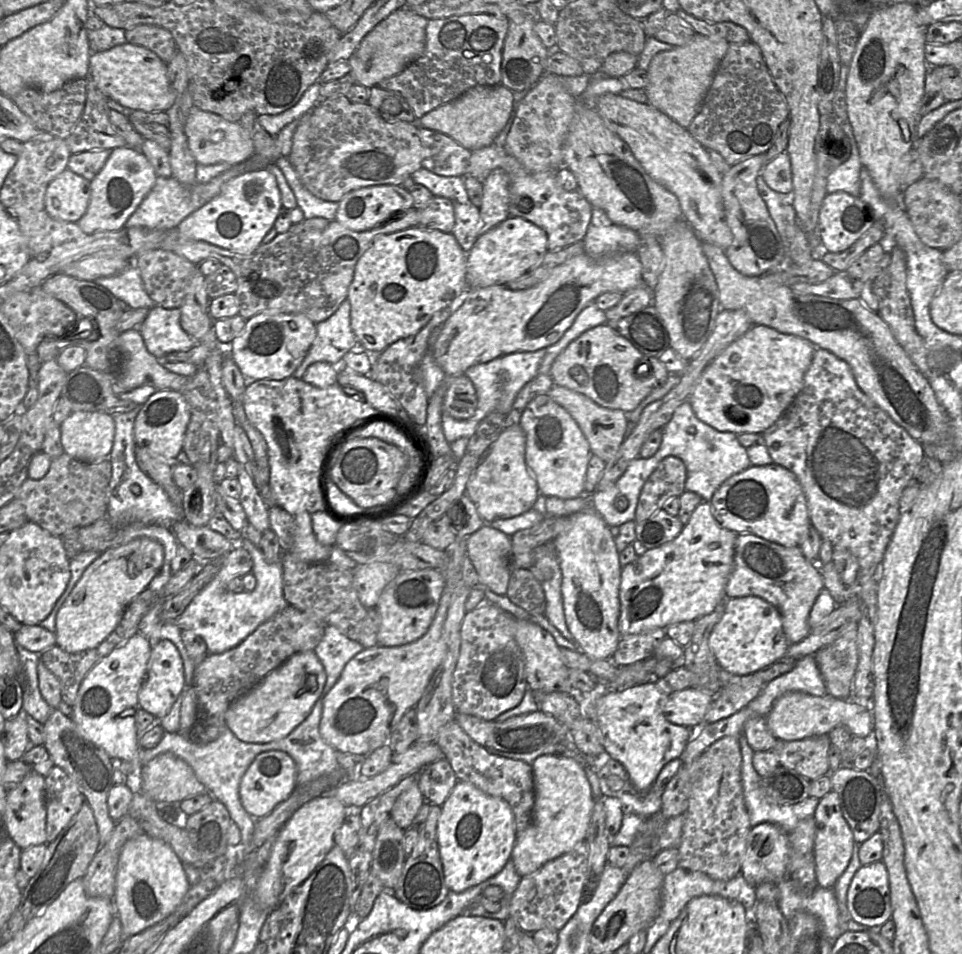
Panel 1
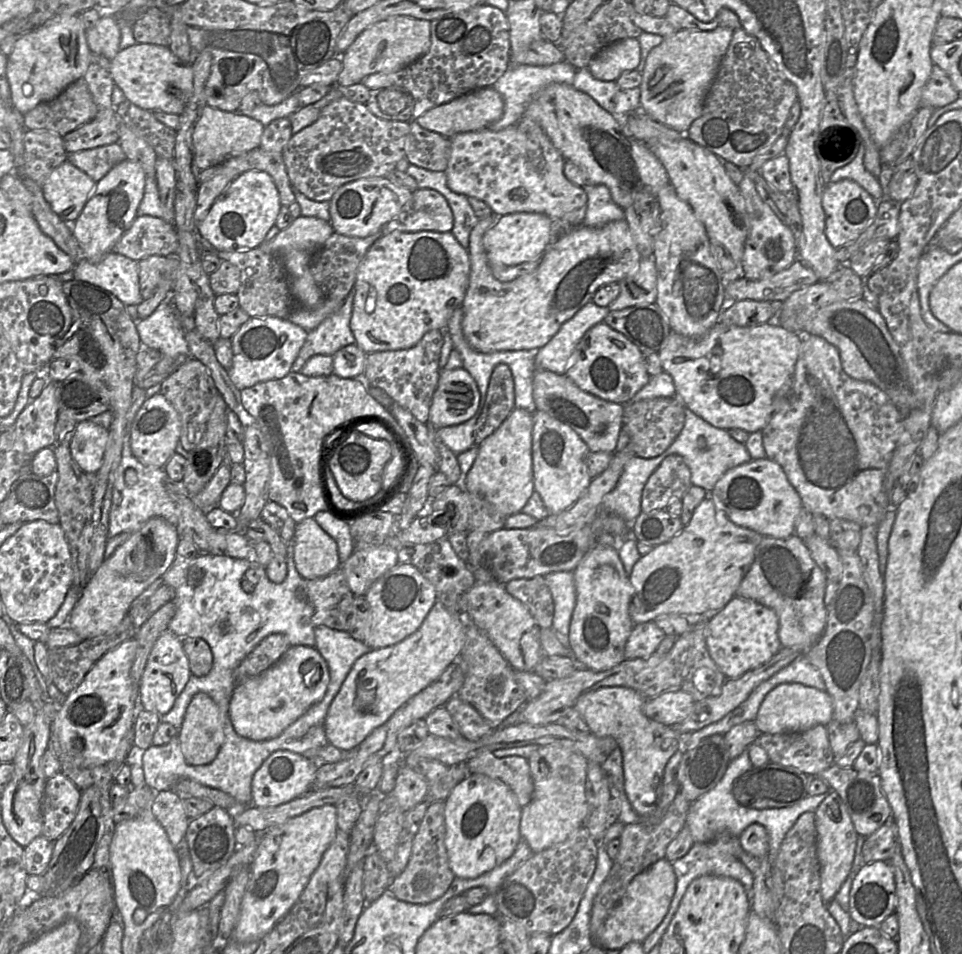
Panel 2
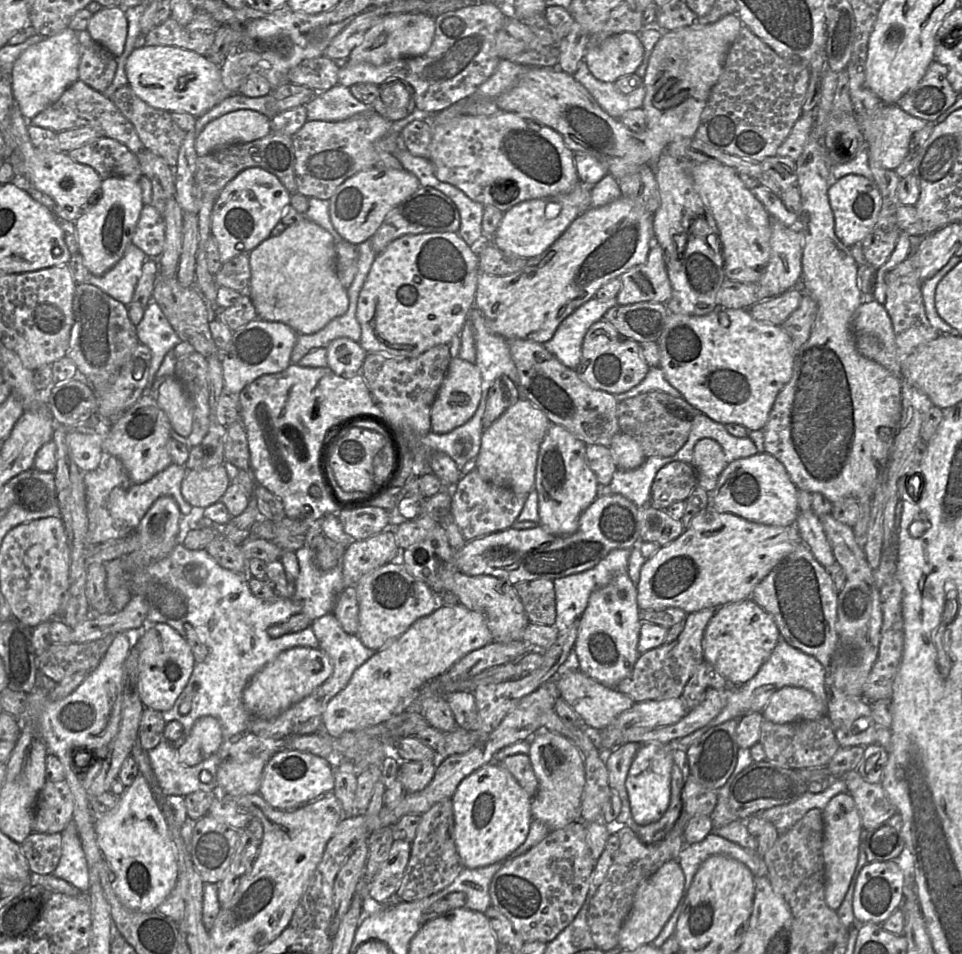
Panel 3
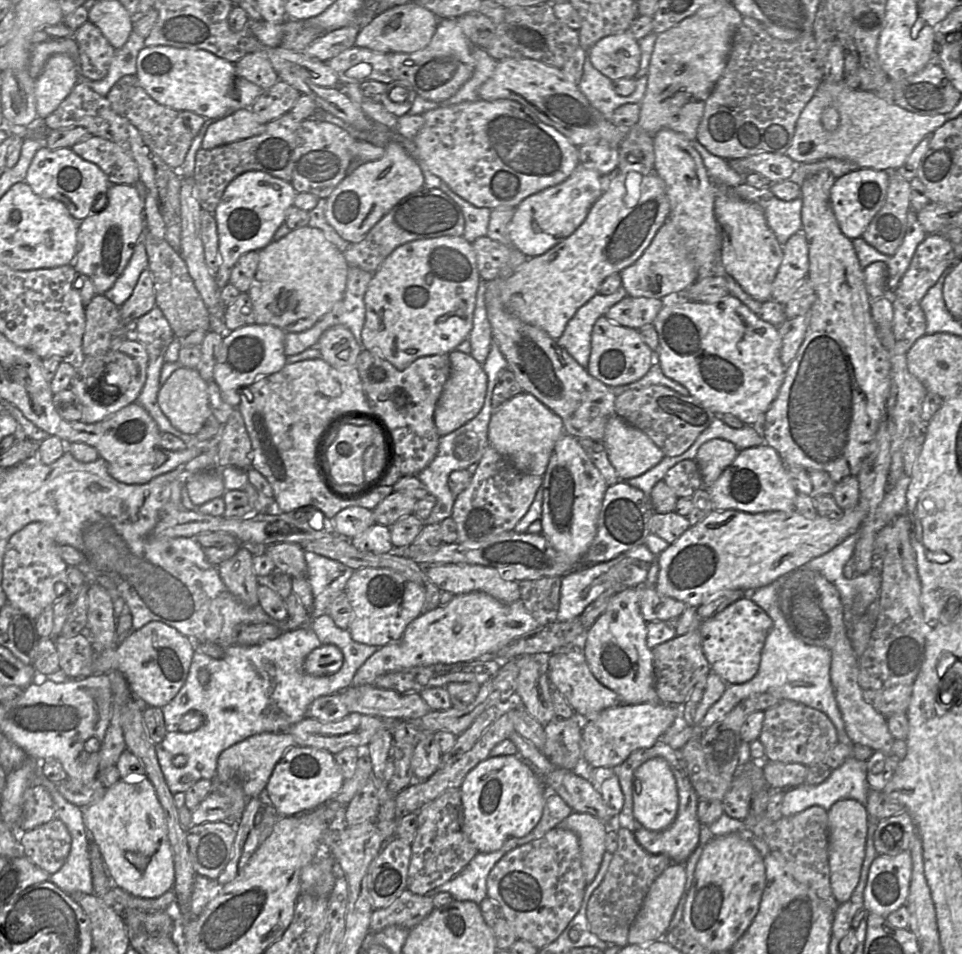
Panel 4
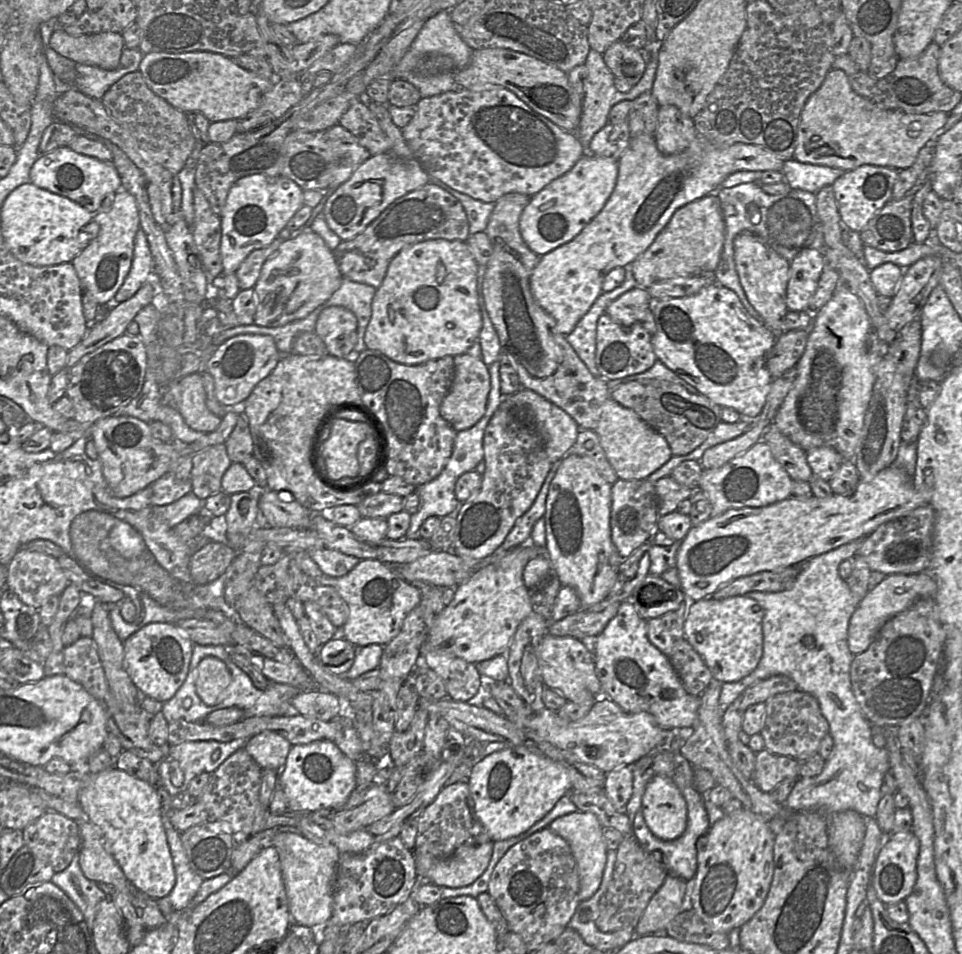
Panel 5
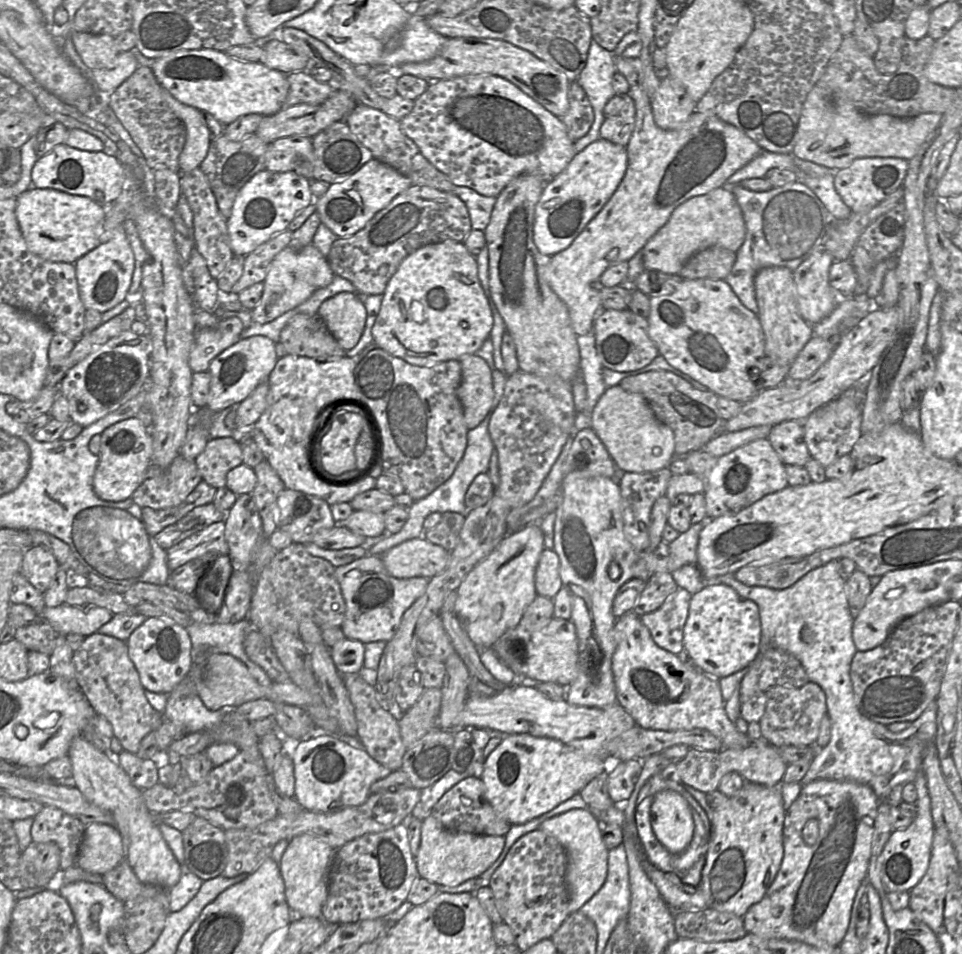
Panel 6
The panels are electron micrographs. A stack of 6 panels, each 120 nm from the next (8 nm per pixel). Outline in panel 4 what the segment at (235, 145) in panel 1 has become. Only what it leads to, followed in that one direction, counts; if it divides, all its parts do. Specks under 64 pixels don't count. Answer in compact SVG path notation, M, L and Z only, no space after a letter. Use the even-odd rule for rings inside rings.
M240 109L209 125L203 137L202 149L213 149L263 133L265 124L258 122L251 111Z

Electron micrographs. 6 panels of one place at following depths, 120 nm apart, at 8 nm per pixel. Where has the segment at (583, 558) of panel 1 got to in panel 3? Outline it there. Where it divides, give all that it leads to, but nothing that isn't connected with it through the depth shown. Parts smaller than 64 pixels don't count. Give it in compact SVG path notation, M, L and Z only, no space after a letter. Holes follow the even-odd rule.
M628 572L615 577L606 586L594 590L579 618L578 635L574 646L579 669L598 682L616 688L632 673L641 655L637 648L641 624L637 587Z

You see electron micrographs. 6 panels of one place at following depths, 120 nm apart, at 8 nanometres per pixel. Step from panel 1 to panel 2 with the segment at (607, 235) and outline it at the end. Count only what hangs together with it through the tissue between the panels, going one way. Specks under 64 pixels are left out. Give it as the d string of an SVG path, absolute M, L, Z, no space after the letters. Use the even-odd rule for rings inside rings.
M603 184L583 187L587 193L587 209L583 225L601 227L615 220L628 220L625 213L612 199L607 186Z

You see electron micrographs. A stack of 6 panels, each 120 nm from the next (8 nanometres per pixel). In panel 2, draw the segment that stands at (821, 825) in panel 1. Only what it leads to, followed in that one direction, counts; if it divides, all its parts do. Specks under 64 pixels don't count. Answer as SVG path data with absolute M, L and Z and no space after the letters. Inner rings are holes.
M830 790L827 797L815 811L817 831L817 857L820 864L820 882L823 901L828 904L835 896L848 877L856 852L858 833L856 832L849 812L841 797Z

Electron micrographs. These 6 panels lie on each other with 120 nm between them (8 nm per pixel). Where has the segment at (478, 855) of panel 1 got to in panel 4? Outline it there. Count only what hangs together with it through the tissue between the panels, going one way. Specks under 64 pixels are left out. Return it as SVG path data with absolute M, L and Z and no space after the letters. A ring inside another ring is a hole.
M518 755L489 757L468 773L461 787L464 832L479 853L492 853L510 839L528 835L539 823L548 797L542 779Z

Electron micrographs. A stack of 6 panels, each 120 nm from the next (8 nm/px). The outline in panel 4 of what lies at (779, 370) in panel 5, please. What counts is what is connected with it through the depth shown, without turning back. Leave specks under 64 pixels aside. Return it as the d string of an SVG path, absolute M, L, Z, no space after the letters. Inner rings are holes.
M799 315L785 320L778 326L781 338L780 359L787 367L795 358L806 335L808 315Z

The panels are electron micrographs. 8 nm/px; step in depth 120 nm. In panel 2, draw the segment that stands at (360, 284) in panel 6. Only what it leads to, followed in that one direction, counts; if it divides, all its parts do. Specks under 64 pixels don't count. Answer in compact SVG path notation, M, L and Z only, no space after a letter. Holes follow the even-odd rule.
M418 188L382 232L449 232L453 223L453 213L446 198L436 190Z

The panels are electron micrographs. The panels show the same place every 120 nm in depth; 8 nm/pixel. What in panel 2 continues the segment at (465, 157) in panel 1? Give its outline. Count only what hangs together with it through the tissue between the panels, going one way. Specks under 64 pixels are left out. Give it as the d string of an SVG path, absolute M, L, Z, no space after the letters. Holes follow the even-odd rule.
M415 119L407 122L410 124L410 133L406 140L406 159L408 162L427 170L445 171L450 157L450 139L421 127Z

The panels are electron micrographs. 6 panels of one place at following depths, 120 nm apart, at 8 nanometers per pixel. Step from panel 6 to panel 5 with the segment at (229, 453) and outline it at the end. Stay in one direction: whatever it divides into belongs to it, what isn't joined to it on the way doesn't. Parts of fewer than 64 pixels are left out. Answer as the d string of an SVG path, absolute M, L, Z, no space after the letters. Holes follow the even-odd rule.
M224 443L210 446L192 456L190 480L193 493L205 500L221 490L221 480L232 464Z

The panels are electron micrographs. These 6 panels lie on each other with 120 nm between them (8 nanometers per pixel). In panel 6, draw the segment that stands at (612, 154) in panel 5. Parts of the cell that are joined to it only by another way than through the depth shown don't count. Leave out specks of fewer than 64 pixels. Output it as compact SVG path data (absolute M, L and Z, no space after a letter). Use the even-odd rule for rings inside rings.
M622 95L623 104L614 116L606 117L600 127L601 139L627 146L635 126L635 104L628 95Z

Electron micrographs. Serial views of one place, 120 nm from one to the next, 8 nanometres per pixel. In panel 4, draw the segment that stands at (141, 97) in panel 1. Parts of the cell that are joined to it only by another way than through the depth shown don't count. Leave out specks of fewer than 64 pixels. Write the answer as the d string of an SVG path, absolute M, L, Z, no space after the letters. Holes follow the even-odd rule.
M144 47L136 58L136 76L157 103L176 111L190 111L205 119L222 119L237 110L251 108L263 91L240 76L234 63L202 49Z

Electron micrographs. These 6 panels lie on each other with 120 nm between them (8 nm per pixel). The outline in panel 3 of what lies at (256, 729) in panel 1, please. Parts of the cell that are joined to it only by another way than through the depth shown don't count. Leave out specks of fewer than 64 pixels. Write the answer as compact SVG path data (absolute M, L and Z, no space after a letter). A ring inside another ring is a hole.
M301 646L285 650L250 679L243 690L243 704L252 715L272 719L311 694L332 671L329 656L319 648Z

